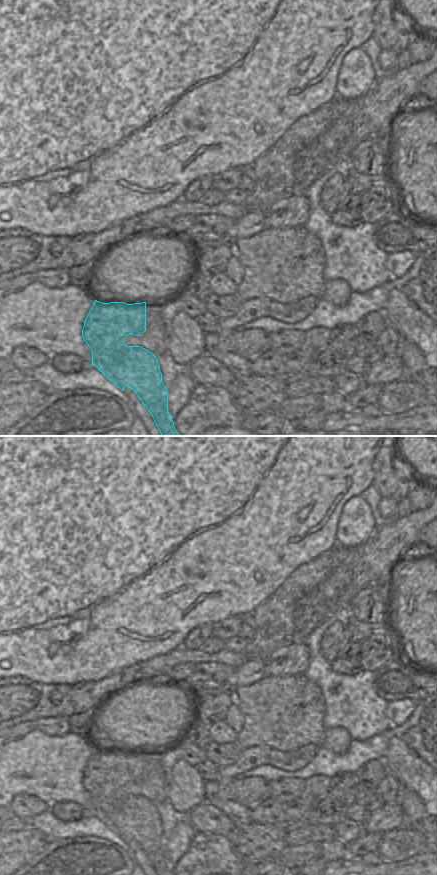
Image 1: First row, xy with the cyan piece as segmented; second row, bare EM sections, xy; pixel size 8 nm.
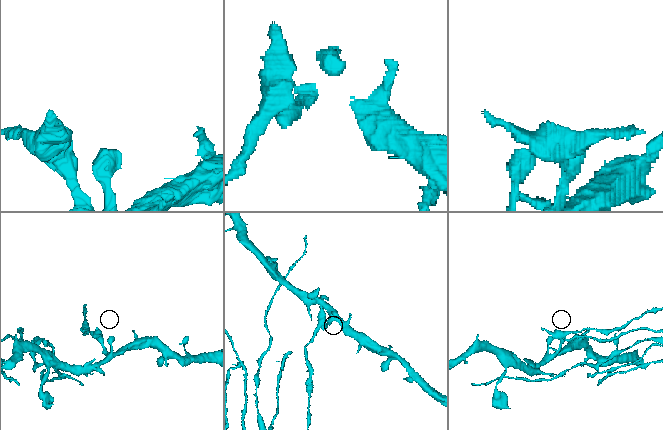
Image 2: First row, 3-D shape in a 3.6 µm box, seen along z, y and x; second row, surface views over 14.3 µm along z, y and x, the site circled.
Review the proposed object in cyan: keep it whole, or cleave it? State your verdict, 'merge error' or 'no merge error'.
merge error

